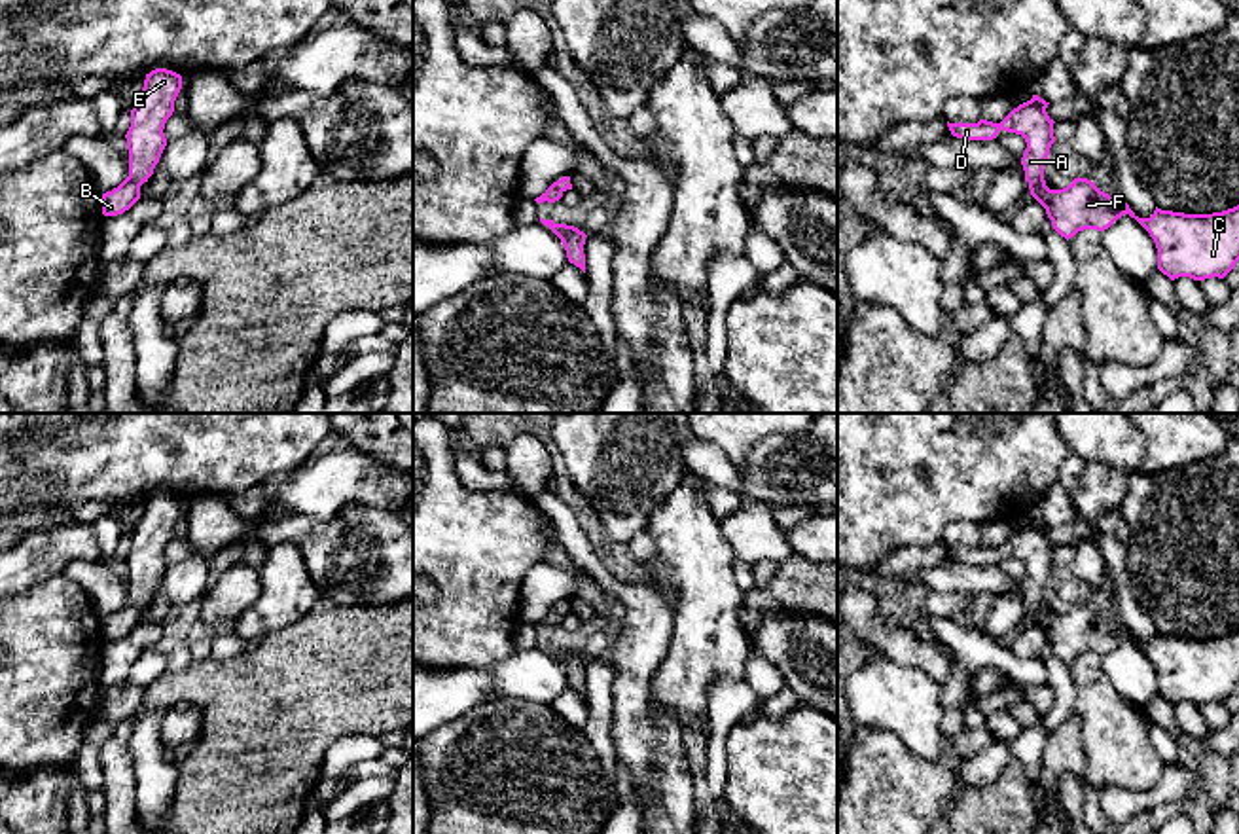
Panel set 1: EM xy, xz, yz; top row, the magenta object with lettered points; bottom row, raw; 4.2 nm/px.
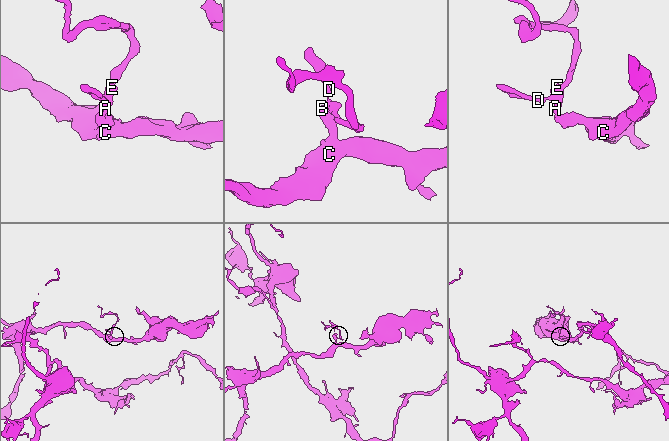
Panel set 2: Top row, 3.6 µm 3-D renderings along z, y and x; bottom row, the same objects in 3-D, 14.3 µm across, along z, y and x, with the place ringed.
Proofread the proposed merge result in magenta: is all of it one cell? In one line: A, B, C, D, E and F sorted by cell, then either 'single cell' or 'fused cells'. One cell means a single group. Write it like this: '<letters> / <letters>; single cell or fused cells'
A B C D E F; single cell

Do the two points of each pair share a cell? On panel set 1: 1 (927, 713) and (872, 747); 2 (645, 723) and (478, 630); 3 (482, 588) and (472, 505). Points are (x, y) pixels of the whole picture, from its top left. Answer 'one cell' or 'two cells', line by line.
1: two cells
2: two cells
3: one cell

